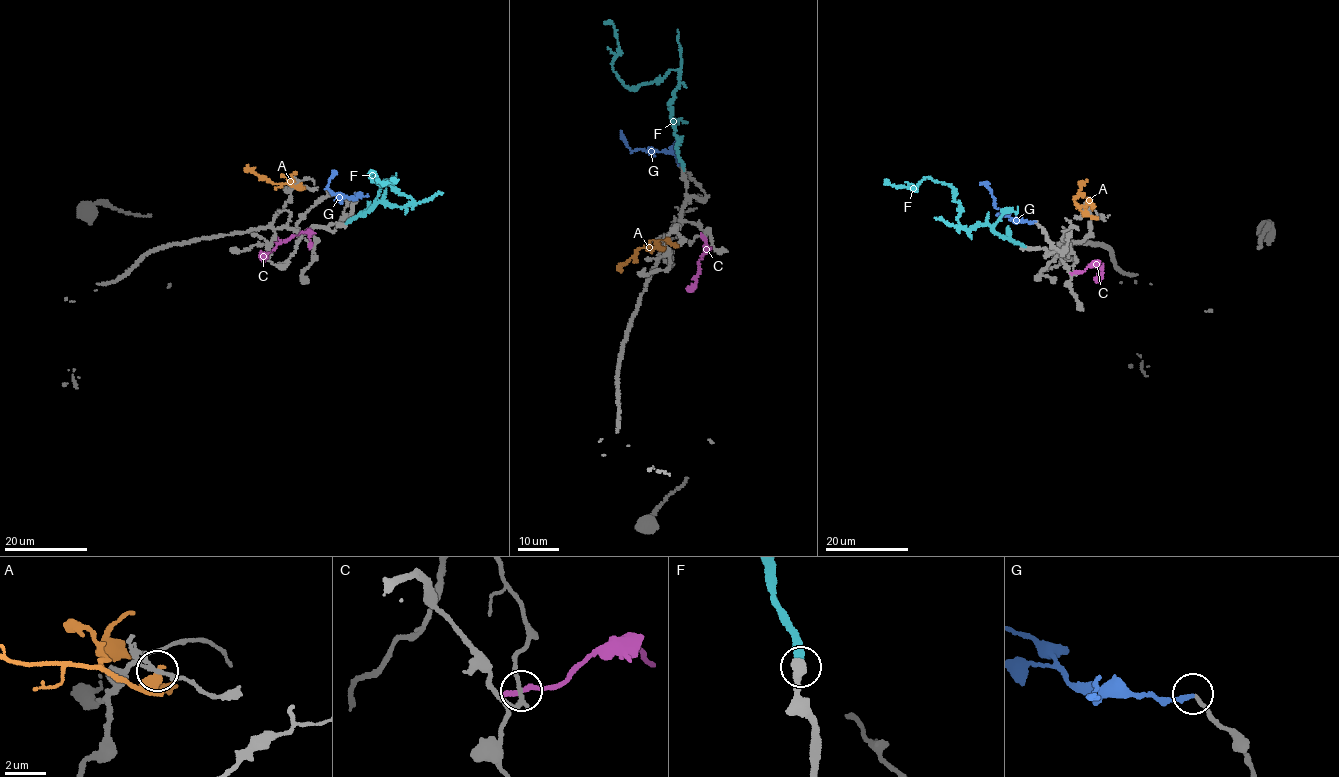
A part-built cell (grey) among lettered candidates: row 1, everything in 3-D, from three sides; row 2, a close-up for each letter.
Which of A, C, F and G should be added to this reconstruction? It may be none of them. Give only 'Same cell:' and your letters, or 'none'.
Same cell: F, G

